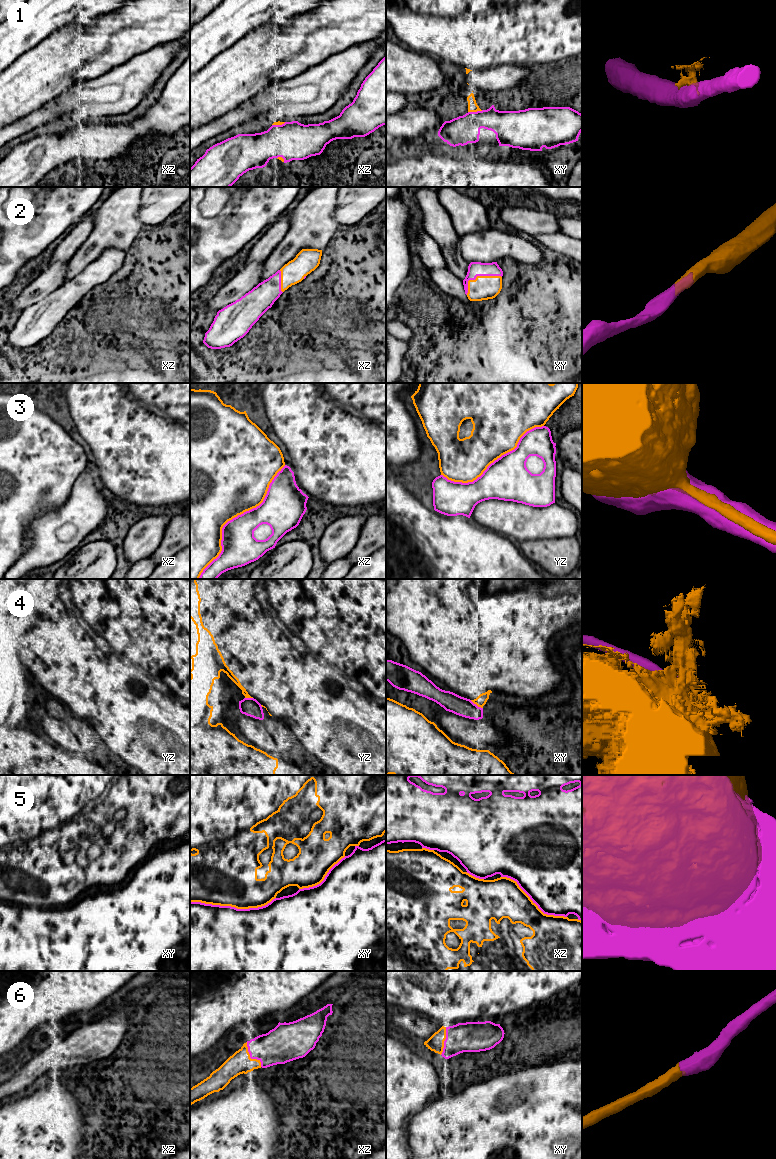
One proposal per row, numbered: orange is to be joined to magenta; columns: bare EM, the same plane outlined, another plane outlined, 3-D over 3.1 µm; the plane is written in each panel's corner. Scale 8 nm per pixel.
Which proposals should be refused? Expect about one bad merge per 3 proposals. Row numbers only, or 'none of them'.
1, 3, 4, 5

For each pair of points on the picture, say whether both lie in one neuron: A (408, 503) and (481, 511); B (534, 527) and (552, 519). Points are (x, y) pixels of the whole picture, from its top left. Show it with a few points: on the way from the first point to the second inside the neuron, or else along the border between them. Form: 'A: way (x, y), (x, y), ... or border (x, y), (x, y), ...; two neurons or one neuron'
A: border (469, 518), (490, 530); two neurons
B: way (538, 523), (548, 522); one neuron

